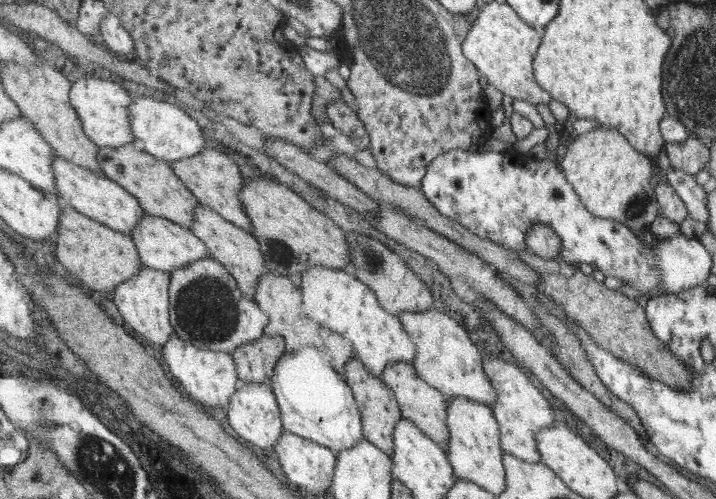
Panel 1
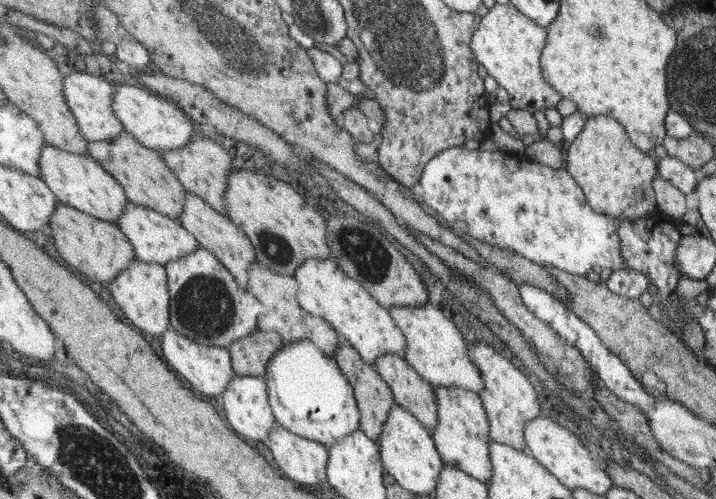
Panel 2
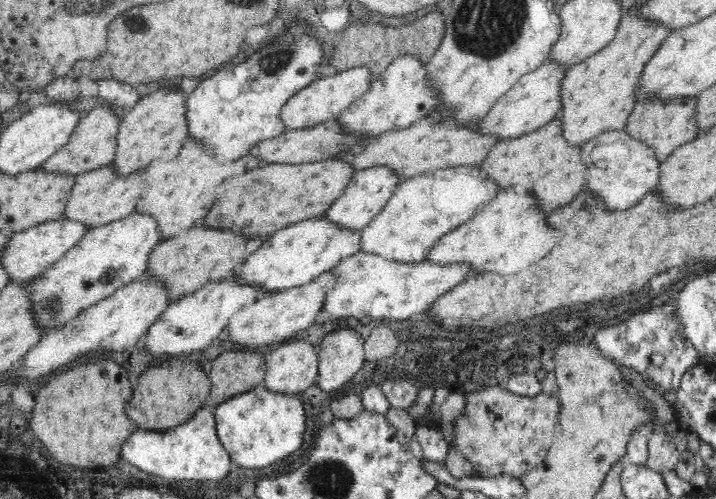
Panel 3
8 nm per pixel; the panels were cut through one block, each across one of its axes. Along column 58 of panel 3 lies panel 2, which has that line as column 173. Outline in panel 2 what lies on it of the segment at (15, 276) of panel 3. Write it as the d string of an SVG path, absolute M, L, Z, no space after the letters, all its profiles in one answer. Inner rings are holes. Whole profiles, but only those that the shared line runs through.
M127 203L124 213L118 220L118 225L136 248L137 258L148 263L166 265L172 260L180 259L201 248L197 237L189 232L179 220L176 221L165 213L145 205Z

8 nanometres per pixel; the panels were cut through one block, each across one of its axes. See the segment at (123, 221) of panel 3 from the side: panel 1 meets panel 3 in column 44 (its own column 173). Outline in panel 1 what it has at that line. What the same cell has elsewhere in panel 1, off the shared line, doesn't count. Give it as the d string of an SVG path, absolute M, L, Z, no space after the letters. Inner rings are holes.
M213 256L189 263L172 273L170 313L175 334L182 340L197 348L232 355L237 348L261 340L269 324L265 311L240 291L232 273Z

